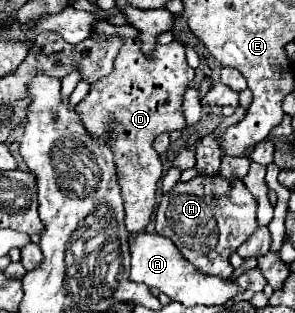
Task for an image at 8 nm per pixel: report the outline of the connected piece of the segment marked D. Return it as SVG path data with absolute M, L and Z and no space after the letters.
M122 39L122 49L116 55L112 73L106 75L104 79L100 79L98 83L94 83L90 87L88 95L76 105L76 113L78 113L78 117L82 117L82 123L90 135L94 135L94 137L108 135L106 143L110 145L110 149L114 153L118 185L120 185L120 193L124 199L124 207L126 207L124 223L126 223L128 231L142 231L148 225L150 215L156 207L156 189L158 189L158 181L162 177L162 163L160 163L160 155L154 151L152 143L164 131L186 129L186 121L182 115L182 97L184 97L186 87L192 83L192 79L194 79L194 69L186 61L182 43L178 43L176 39L168 45L156 45L150 55L142 53L140 39Z

